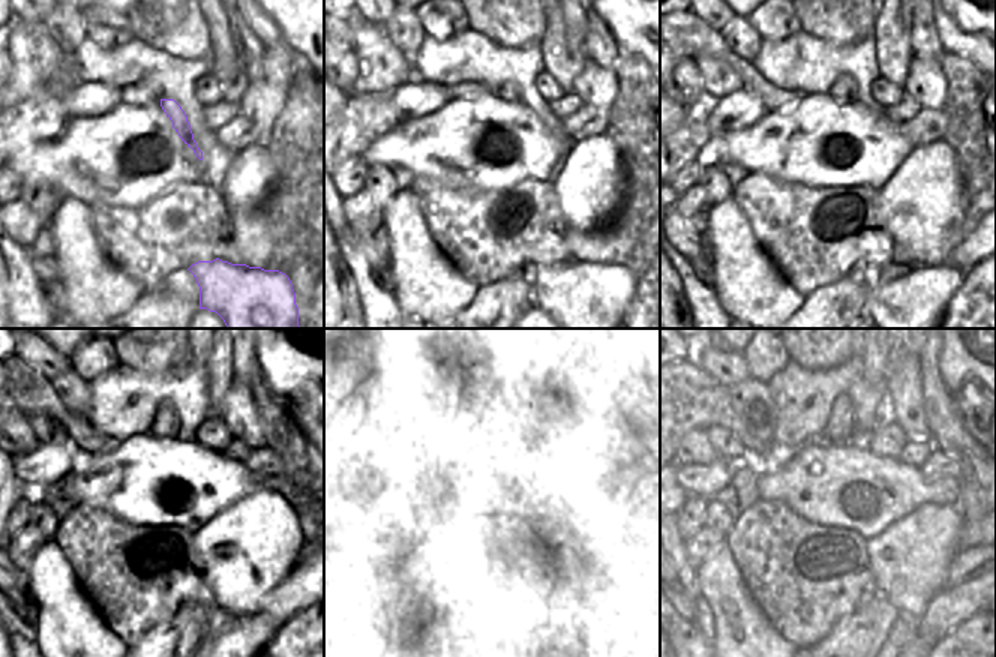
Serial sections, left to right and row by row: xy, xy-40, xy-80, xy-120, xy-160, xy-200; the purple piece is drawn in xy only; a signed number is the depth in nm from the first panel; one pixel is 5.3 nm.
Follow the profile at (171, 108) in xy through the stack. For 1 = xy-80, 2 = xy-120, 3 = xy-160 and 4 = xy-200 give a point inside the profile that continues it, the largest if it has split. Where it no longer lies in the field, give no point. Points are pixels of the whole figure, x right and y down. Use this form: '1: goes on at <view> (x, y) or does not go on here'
1: goes on at xy-80 (843, 89)
2: goes on at xy-120 (167, 423)
3: goes on at xy-160 (503, 425)
4: goes on at xy-200 (839, 429)

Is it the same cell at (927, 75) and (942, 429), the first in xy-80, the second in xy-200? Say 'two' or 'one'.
two

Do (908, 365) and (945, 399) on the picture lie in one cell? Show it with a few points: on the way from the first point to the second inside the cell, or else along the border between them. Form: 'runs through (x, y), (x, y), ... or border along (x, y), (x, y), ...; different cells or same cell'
border along (918, 357), (918, 384), (921, 405), (926, 410); different cells

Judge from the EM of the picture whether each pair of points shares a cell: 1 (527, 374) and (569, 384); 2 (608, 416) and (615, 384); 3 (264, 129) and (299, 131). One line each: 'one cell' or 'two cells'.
1: two cells
2: two cells
3: two cells

